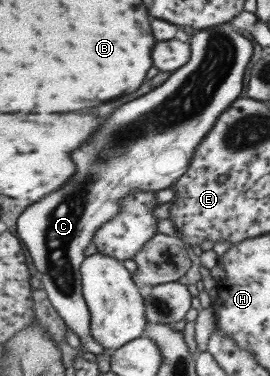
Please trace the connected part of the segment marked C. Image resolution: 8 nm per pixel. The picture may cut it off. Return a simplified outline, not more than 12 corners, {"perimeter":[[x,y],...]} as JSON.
{"perimeter":[[192,32],[188,63],[116,109],[17,233],[100,355],[84,250],[130,192],[170,188],[244,91],[254,45]]}

